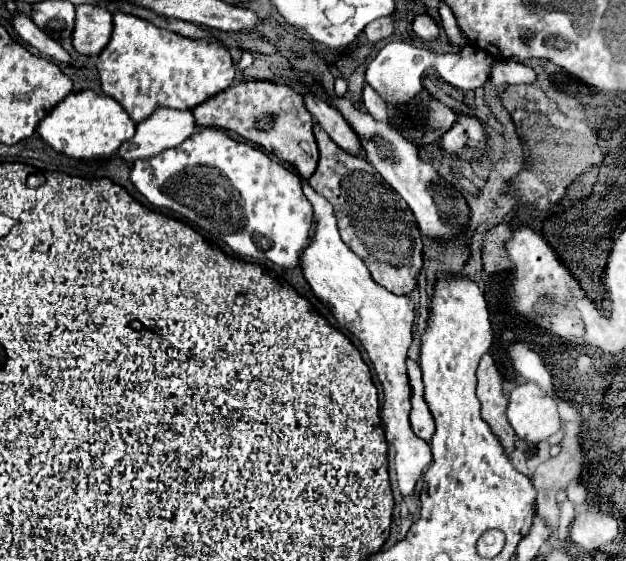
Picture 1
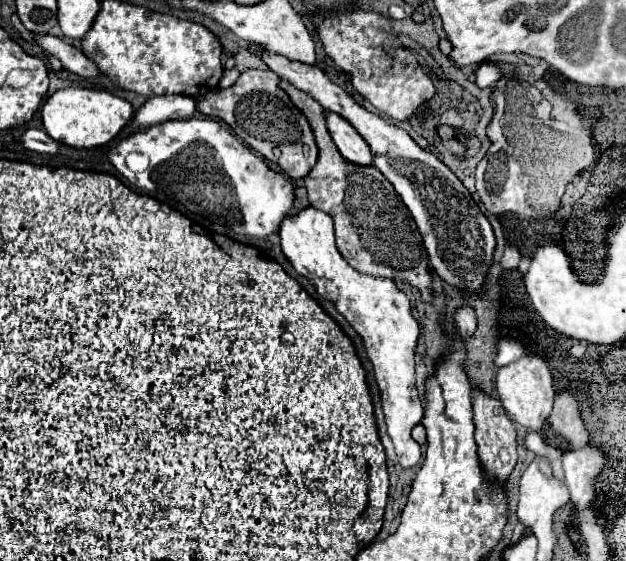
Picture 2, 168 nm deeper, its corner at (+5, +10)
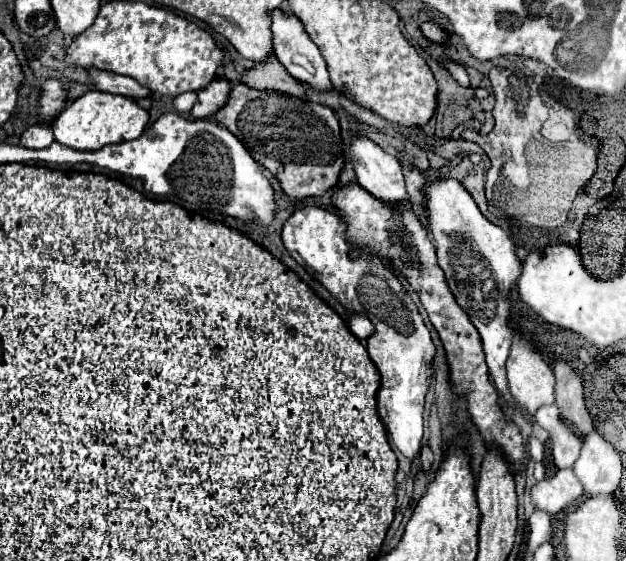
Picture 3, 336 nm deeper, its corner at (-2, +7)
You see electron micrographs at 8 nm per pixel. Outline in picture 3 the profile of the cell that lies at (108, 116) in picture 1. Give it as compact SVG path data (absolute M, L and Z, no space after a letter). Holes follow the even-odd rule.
M88 91L60 113L60 117L52 123L52 129L58 143L80 151L96 151L108 143L136 139L144 131L148 117L148 111L144 111L136 101L128 97L110 95L104 91Z

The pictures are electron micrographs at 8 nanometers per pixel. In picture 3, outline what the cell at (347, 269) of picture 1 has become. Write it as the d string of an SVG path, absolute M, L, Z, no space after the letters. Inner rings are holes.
M302 207L298 211L294 211L290 215L290 219L284 223L282 229L282 241L284 247L288 249L288 253L292 255L292 259L302 265L304 269L308 269L348 311L352 313L362 313L366 315L376 331L374 335L368 339L368 353L370 359L374 361L374 365L380 371L380 389L378 389L378 417L382 419L382 423L386 425L394 445L398 447L398 451L410 459L414 459L420 451L420 441L422 441L422 433L424 433L424 397L426 391L430 387L430 375L432 375L432 361L434 361L434 343L430 339L430 331L426 329L422 315L418 313L418 307L414 305L414 301L410 299L410 295L404 291L404 287L400 285L398 277L388 271L378 257L368 257L368 255L358 255L356 259L350 257L350 241L346 239L346 225L340 219L340 215L320 209L320 207Z

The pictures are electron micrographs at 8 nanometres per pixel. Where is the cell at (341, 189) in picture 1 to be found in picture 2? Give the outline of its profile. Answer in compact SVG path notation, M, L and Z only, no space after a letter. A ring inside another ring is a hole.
M285 80L283 88L313 128L319 146L319 158L313 170L305 176L305 188L309 192L311 206L327 212L333 218L337 248L343 258L363 274L401 280L415 288L421 288L425 290L425 298L429 300L429 256L415 220L411 218L407 206L401 202L391 182L375 166L359 166L347 162L329 136L323 106L319 106L319 102L315 102L309 94Z

